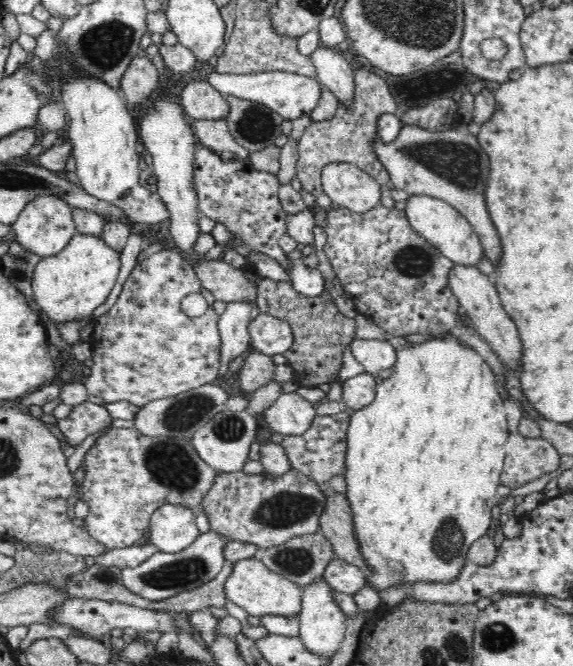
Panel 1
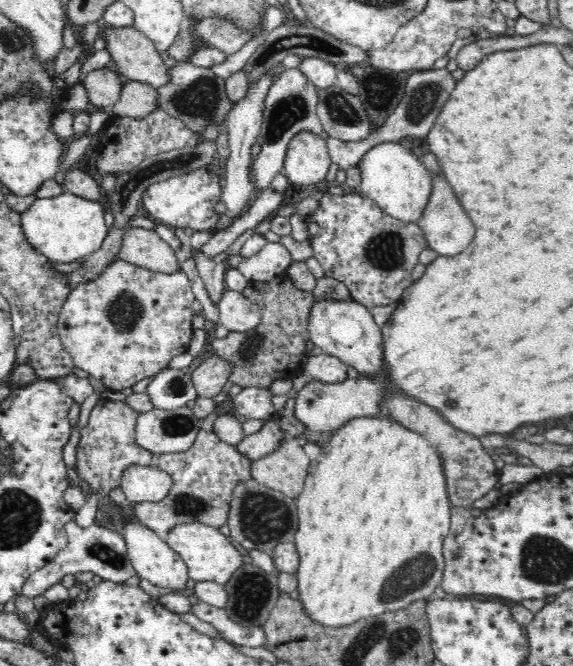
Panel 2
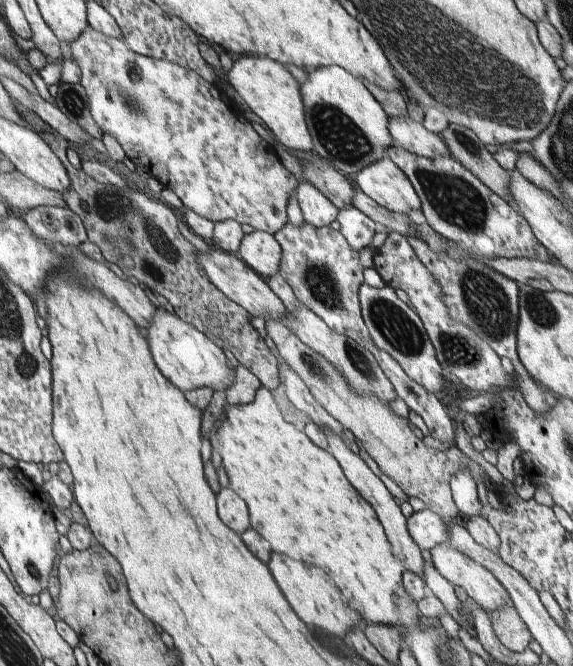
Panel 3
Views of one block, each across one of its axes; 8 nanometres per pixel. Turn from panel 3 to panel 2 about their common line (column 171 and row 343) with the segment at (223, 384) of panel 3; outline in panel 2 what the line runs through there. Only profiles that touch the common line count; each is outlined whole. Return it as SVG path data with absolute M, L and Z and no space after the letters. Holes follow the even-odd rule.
M314 299L314 306L307 316L308 337L318 351L338 357L346 366L350 365L362 375L385 376L382 363L382 330L374 321L371 311L353 299L350 302Z

